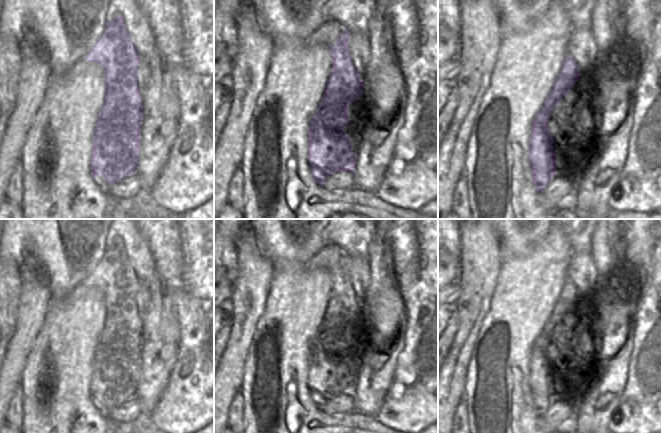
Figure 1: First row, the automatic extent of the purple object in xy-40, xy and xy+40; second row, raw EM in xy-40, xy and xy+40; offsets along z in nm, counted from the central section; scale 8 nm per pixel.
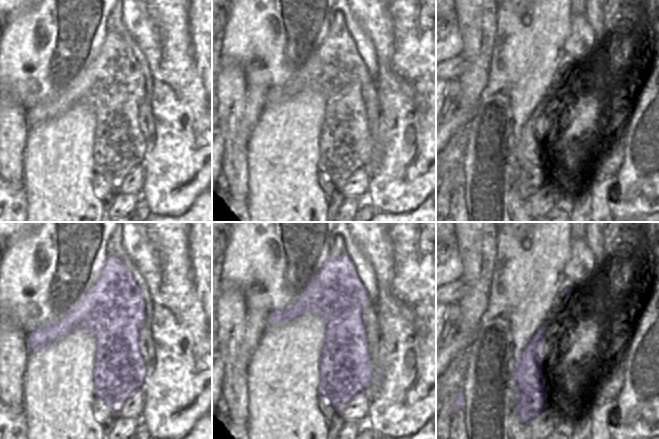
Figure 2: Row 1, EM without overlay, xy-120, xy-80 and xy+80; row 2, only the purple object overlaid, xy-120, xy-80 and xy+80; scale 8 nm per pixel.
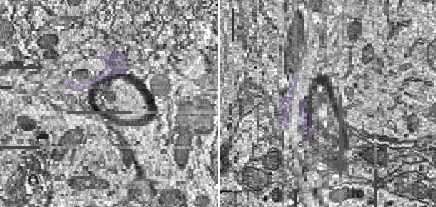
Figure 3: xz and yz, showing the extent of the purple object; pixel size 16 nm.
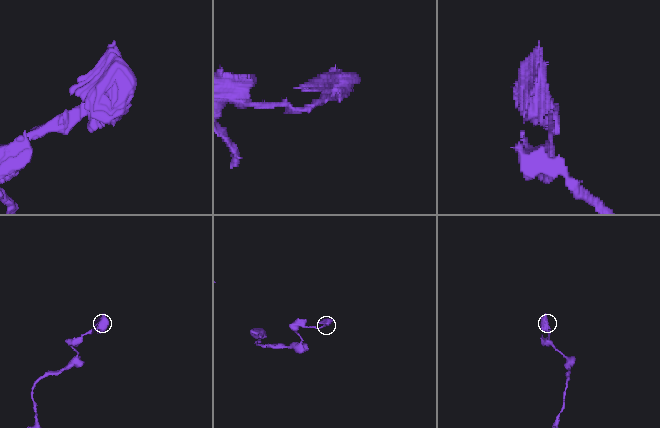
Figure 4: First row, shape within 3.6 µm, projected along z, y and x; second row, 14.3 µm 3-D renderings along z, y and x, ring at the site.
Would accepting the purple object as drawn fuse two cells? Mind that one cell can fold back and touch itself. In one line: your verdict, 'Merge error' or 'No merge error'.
Merge error

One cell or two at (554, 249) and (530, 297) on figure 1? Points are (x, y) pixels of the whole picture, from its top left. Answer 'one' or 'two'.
one

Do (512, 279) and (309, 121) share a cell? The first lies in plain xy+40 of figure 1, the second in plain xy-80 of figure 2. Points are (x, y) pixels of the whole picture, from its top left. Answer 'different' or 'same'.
same

